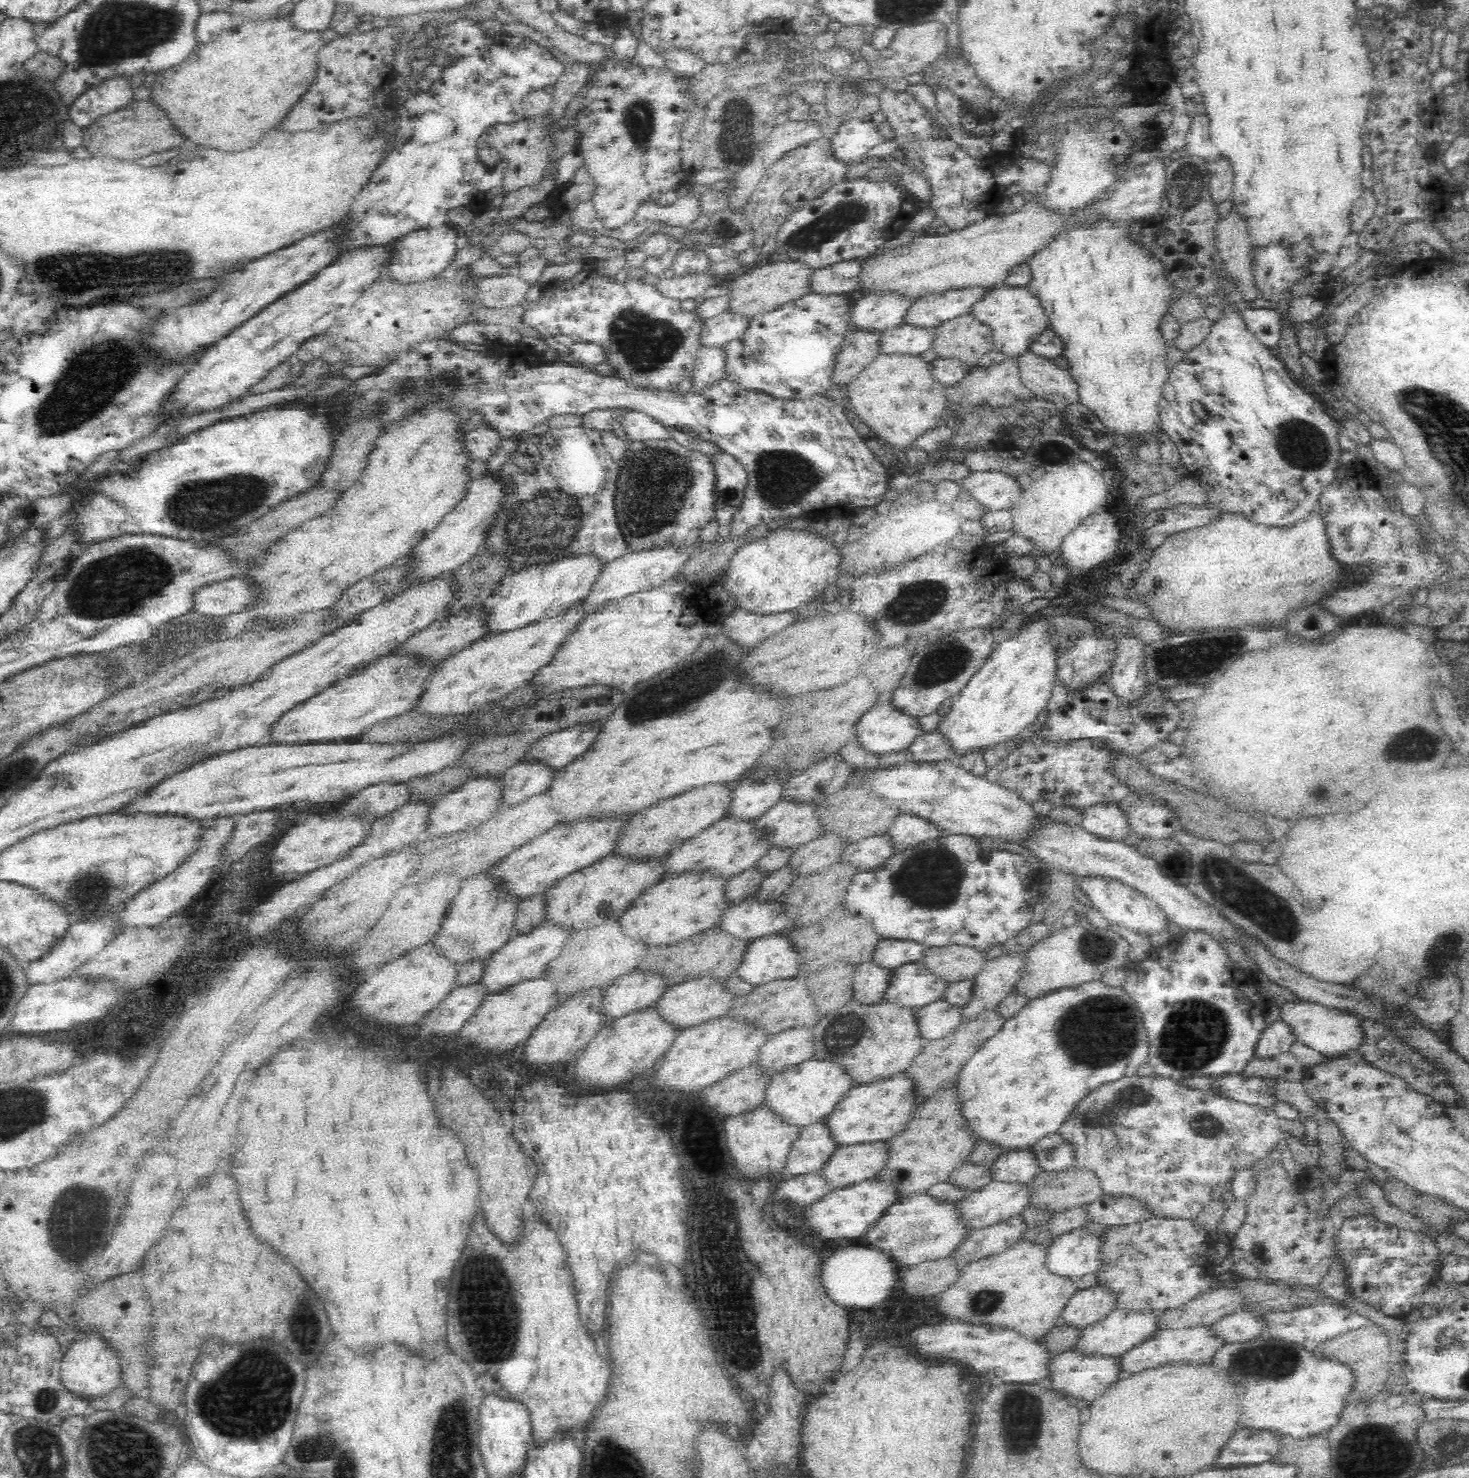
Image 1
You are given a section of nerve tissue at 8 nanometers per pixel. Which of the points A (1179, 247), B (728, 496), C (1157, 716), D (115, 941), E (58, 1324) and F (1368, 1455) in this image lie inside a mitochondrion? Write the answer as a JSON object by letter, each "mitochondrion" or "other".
{"A":"other","B":"mitochondrion","C":"mitochondrion","D":"other","E":"other","F":"mitochondrion"}

